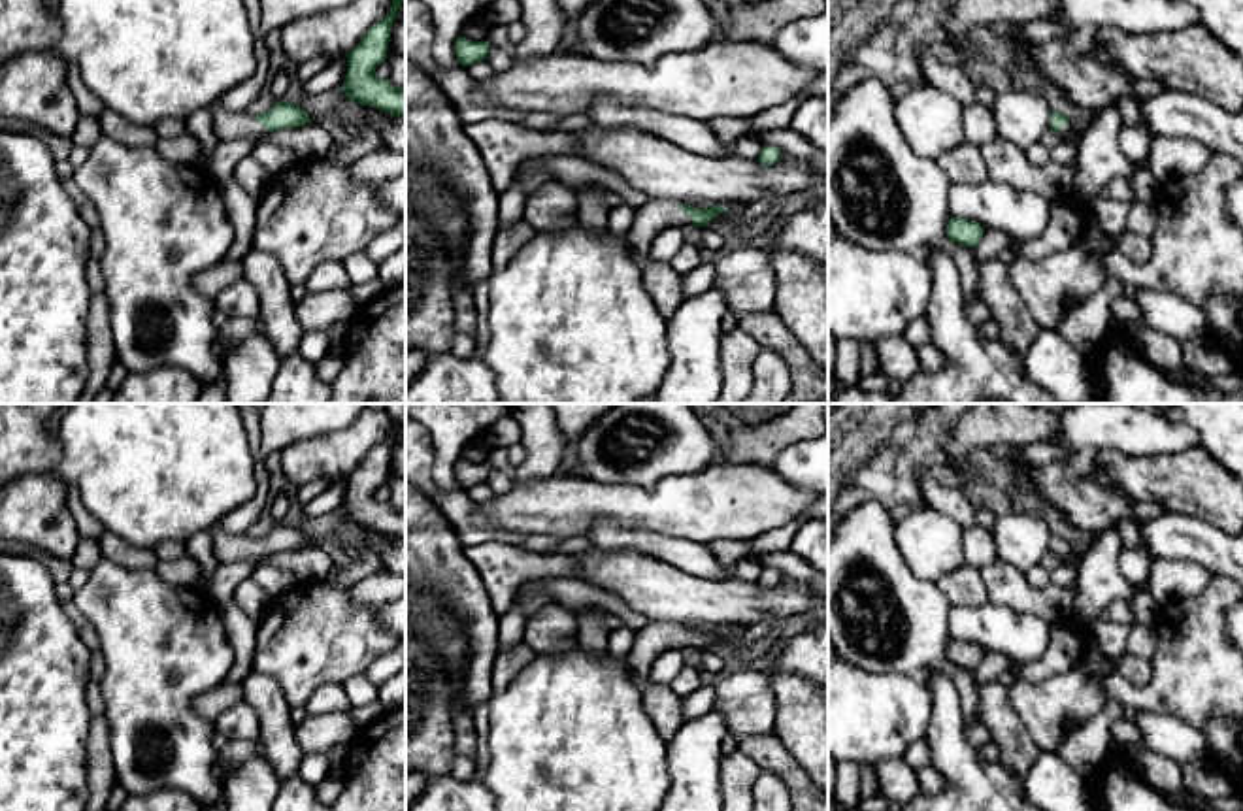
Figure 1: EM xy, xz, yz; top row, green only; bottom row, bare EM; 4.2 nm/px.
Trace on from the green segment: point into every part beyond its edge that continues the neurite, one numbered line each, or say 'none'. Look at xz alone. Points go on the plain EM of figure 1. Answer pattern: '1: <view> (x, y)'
1: xz (653, 638)

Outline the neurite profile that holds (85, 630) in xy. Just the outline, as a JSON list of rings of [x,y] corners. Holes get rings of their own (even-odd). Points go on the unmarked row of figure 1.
[[[62,602],[66,617],[74,622],[81,641],[89,651],[100,651],[100,639],[92,624],[83,617],[74,602]]]

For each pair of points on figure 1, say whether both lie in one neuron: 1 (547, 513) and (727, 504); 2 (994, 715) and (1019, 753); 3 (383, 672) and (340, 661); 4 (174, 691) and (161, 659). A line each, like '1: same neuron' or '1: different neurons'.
1: same neuron
2: same neuron
3: different neurons
4: same neuron

